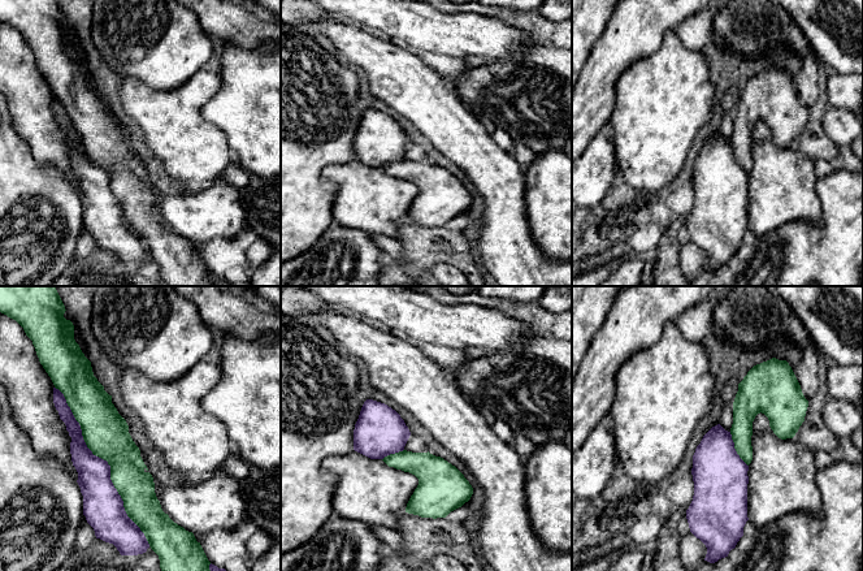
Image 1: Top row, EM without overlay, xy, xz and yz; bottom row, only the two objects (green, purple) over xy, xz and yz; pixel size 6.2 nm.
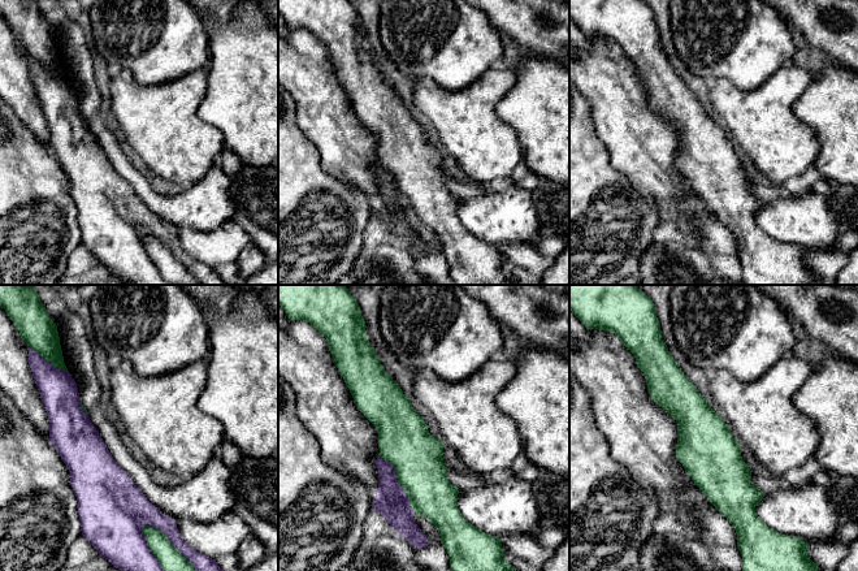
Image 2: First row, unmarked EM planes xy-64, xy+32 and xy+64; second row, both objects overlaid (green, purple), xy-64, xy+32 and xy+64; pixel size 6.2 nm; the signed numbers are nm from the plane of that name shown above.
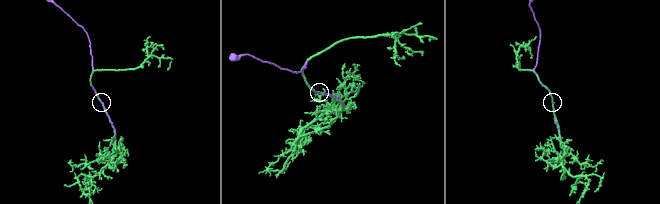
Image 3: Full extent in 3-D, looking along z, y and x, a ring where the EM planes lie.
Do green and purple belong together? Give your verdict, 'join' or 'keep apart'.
join

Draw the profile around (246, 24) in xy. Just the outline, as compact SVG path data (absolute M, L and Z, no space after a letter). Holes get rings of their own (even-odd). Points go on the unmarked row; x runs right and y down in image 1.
M178 0L199 18L212 38L230 40L246 49L268 42L281 44L281 16L256 0Z

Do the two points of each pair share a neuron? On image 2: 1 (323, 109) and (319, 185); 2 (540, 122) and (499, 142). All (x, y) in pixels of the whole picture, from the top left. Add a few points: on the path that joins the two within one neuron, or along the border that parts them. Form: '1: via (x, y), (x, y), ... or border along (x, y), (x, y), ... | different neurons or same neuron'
1: border along (303, 133), (316, 147), (320, 164), (342, 180) | different neurons
2: border along (495, 112), (515, 130), (523, 148), (523, 163) | different neurons

